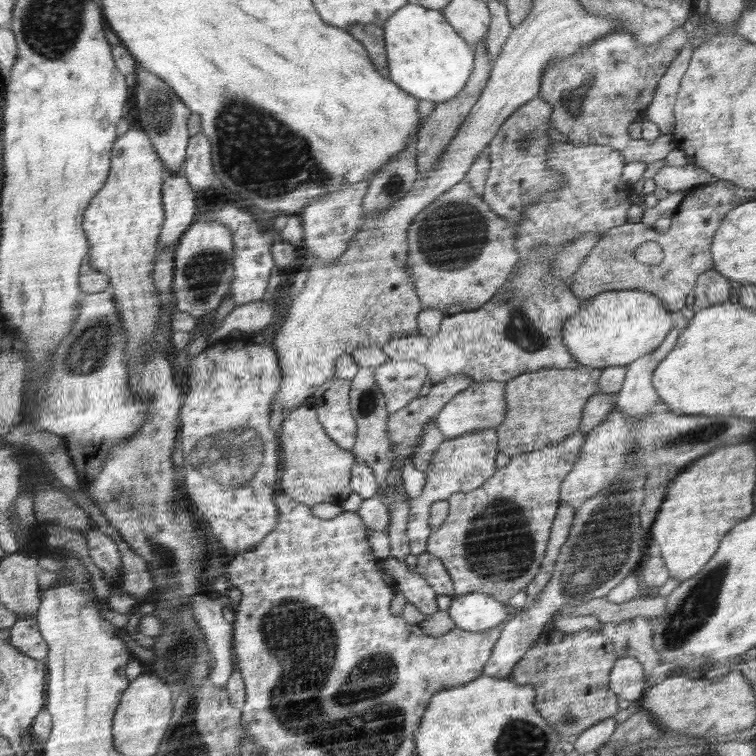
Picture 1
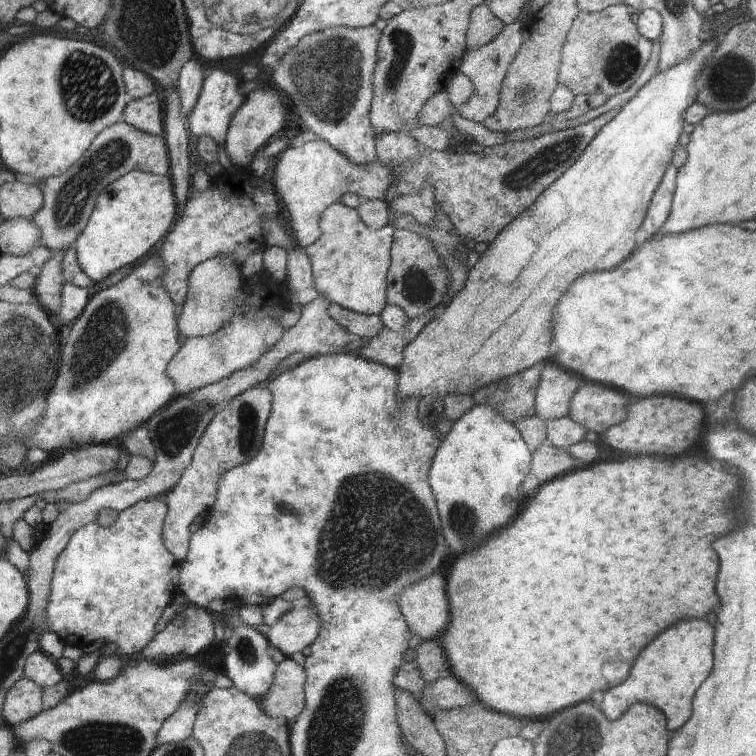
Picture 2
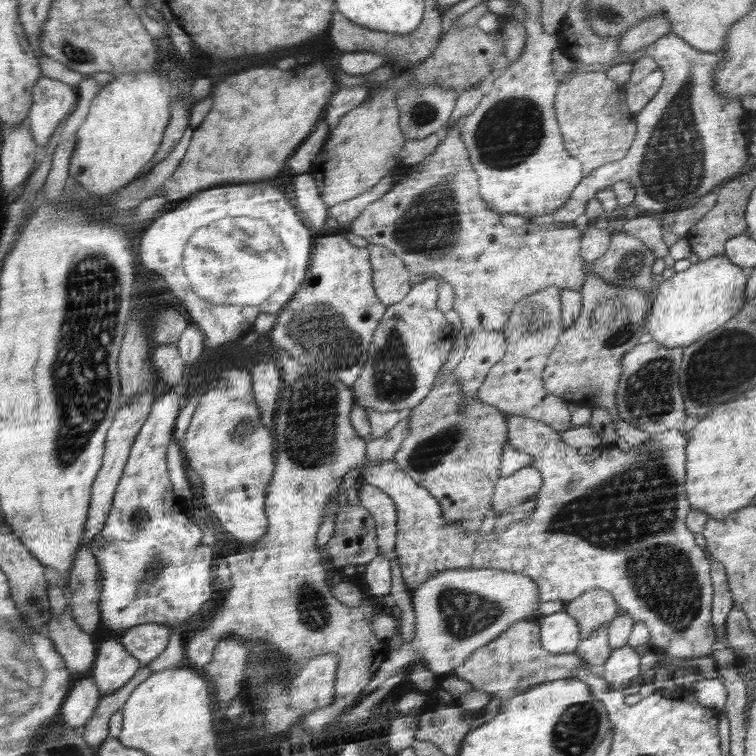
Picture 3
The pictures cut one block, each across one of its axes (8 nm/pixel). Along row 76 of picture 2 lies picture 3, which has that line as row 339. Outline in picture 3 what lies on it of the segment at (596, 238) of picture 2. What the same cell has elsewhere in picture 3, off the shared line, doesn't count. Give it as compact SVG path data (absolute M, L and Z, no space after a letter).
M725 255L691 264L662 283L655 284L651 308L644 320L647 333L660 346L686 347L712 333L734 318L746 304L746 286L750 270Z

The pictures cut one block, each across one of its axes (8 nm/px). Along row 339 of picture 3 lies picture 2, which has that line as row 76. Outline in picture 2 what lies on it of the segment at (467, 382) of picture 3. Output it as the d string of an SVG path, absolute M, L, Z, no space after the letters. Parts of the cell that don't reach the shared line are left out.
M516 21L512 23L512 26L505 26L499 36L486 46L480 46L479 49L474 50L470 48L464 53L459 69L462 74L468 75L468 78L471 78L472 82L475 83L475 94L466 105L455 108L454 112L460 114L462 118L478 124L496 112L499 106L500 93L503 90L503 80L522 44L521 28L520 22Z

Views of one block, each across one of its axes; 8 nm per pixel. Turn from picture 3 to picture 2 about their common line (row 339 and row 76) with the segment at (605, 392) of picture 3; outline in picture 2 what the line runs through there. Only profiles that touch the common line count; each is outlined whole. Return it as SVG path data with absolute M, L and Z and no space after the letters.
M619 4L598 13L579 11L564 46L562 69L559 78L576 93L591 91L606 95L622 94L641 77L654 44L638 32L630 18L633 9Z

